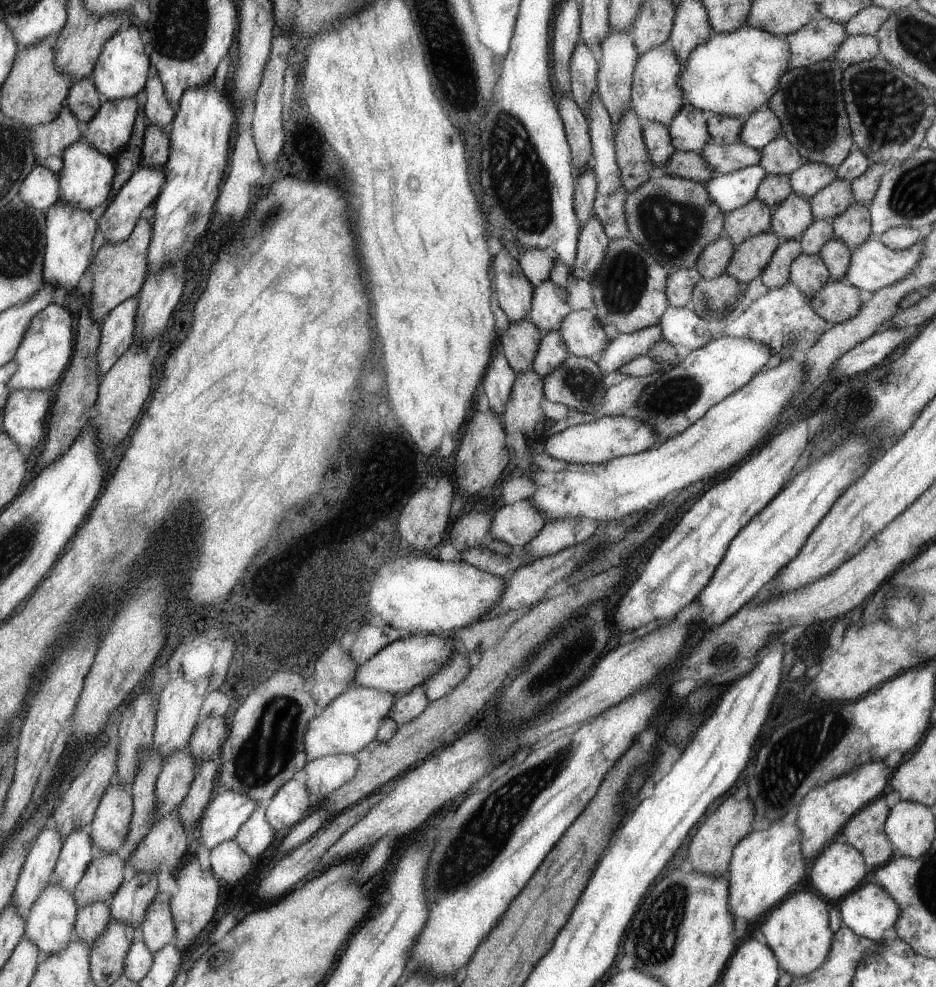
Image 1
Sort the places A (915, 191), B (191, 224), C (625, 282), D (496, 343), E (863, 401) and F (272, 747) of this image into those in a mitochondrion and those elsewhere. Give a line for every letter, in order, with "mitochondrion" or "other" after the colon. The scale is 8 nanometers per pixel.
A: mitochondrion
B: mitochondrion
C: mitochondrion
D: other
E: mitochondrion
F: mitochondrion

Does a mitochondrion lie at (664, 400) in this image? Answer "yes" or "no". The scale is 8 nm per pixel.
yes

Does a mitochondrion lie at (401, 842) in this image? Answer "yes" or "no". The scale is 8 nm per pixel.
no

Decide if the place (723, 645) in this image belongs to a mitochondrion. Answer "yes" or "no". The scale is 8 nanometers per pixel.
yes

